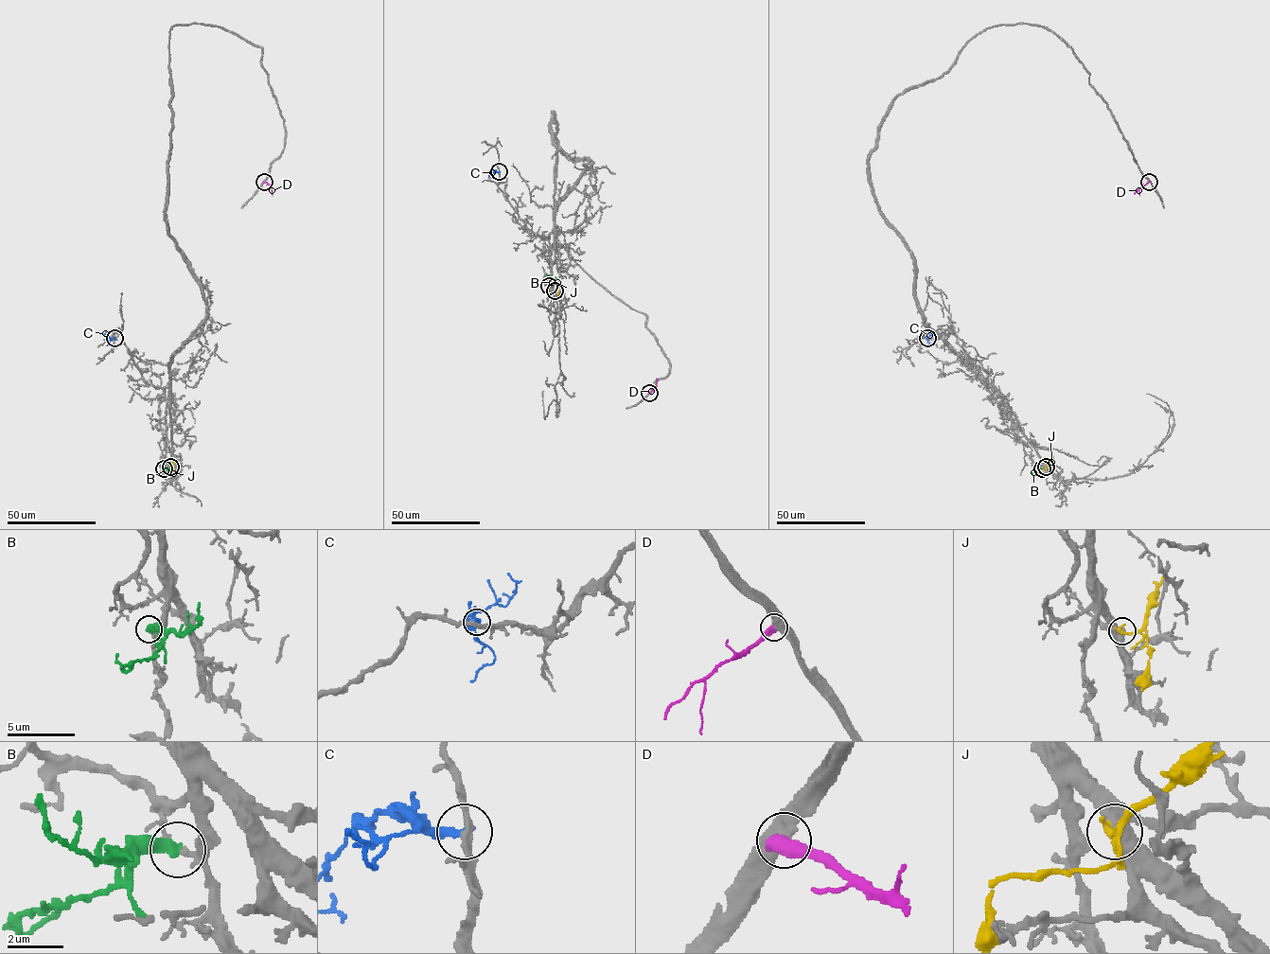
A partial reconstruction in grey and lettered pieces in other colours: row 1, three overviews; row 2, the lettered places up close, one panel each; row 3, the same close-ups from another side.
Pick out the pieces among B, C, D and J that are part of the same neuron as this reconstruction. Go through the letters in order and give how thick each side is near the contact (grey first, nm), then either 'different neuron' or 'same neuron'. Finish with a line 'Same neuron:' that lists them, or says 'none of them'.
B: 200/420 nm | same neuron
C: 300/320 nm | different neuron
D: 460/600 nm | different neuron
J: 480/280 nm | different neuron
Same neuron: B

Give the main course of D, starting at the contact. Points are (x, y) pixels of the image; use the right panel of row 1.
D: (1148, 182), (1134, 194)

